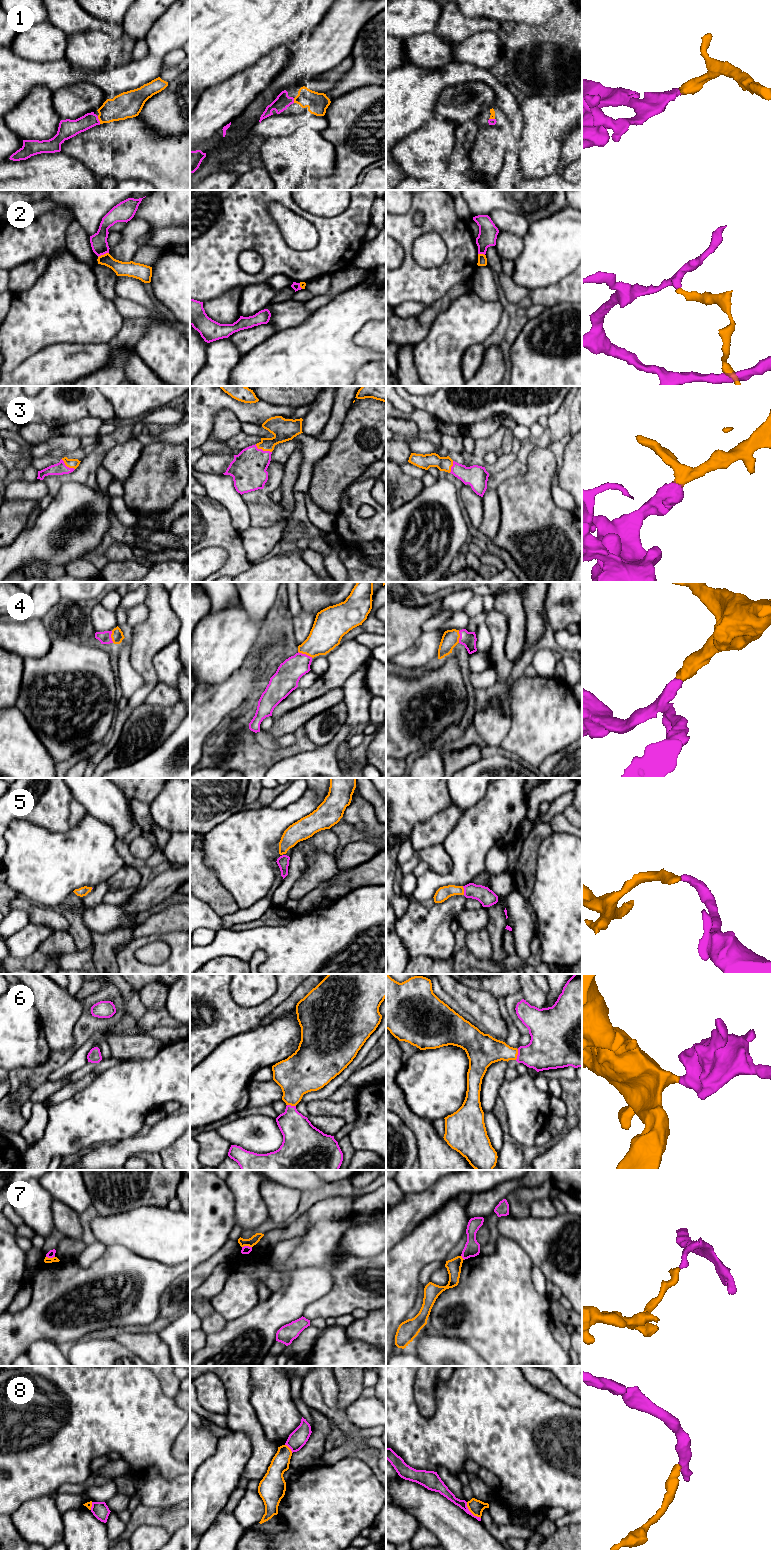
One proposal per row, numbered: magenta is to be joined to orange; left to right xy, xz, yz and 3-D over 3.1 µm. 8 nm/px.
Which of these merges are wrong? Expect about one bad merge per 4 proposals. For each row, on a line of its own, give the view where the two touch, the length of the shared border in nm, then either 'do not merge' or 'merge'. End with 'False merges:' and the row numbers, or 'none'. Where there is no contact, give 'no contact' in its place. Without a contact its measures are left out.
1: contact in xy; length 70 nm; merge
2: contact in xy; length 100 nm; do not merge
3: contact in xz; length 150 nm; merge
4: contact in xz; length 130 nm; merge
5: contact in yz; length 70 nm; merge
6: contact in yz; length 90 nm; merge
7: contact in xz; length 80 nm; do not merge
8: contact in yz; length 180 nm; do not merge
False merges: 2, 7, 8

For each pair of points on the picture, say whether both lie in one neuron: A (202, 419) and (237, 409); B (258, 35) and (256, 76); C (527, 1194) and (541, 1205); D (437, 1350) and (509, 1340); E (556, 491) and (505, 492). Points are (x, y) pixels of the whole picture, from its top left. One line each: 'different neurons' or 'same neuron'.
A: same neuron
B: different neurons
C: different neurons
D: different neurons
E: different neurons

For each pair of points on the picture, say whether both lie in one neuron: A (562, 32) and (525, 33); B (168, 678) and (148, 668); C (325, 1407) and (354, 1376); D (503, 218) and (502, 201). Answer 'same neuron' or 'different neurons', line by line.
A: same neuron
B: different neurons
C: different neurons
D: different neurons

